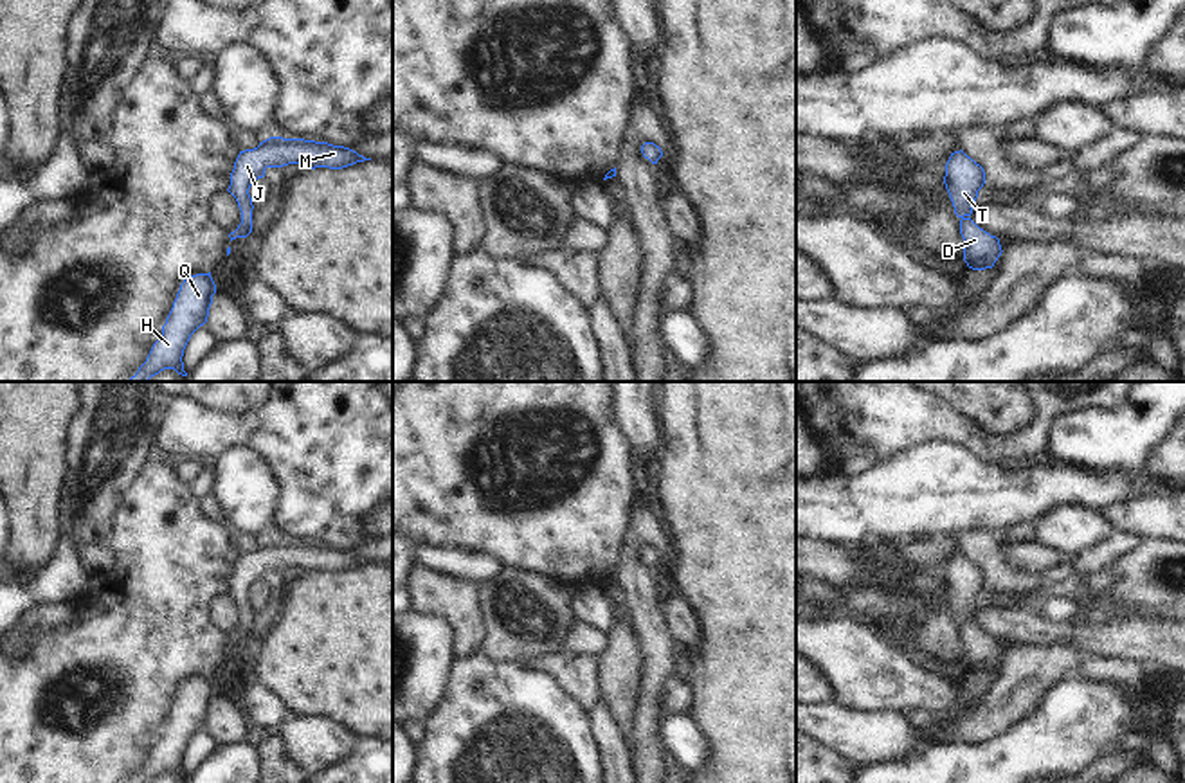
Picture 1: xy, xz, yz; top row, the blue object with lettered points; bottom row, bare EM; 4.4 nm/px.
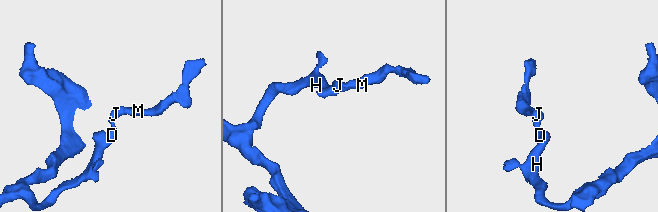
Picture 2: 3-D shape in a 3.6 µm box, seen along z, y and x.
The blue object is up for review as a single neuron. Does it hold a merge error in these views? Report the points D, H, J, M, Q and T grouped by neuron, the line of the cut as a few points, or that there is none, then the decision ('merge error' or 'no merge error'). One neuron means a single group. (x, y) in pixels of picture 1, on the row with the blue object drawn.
groups D H J M Q T; cut none; no merge error

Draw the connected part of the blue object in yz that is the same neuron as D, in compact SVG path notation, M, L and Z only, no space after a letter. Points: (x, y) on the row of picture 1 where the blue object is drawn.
M962 149L951 153L945 164L945 189L960 218L960 234L963 238L963 261L972 270L992 268L1001 256L1001 245L996 236L980 229L969 216L976 203L978 191L985 184L985 171Z

